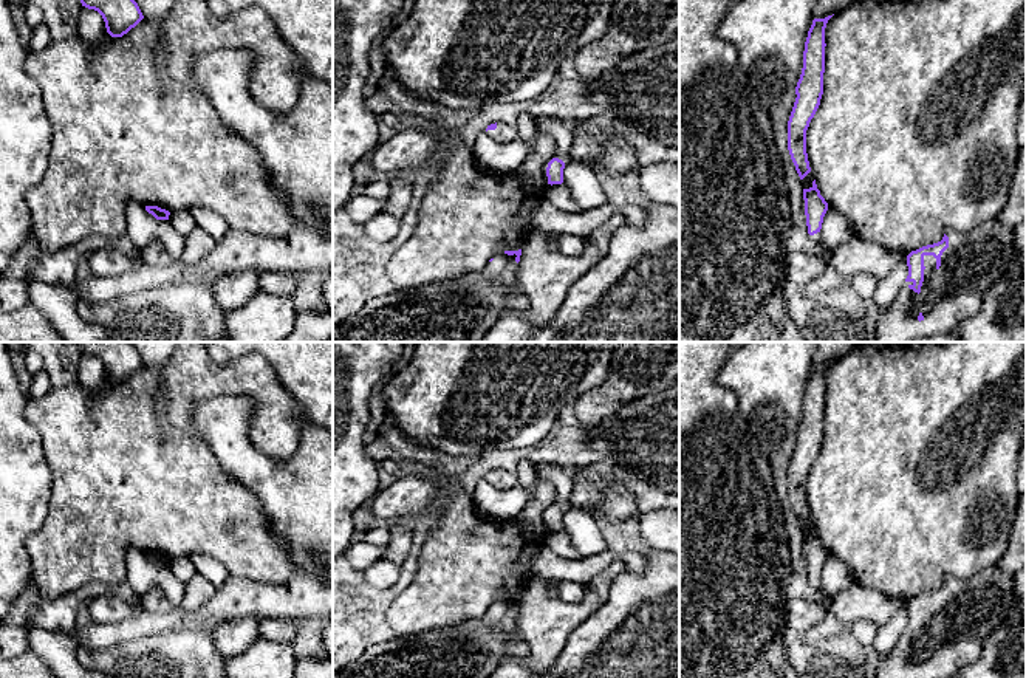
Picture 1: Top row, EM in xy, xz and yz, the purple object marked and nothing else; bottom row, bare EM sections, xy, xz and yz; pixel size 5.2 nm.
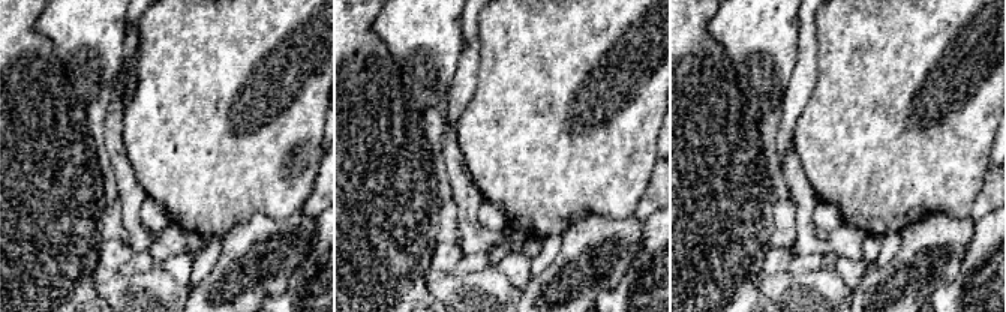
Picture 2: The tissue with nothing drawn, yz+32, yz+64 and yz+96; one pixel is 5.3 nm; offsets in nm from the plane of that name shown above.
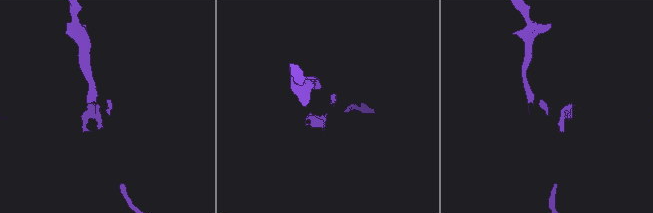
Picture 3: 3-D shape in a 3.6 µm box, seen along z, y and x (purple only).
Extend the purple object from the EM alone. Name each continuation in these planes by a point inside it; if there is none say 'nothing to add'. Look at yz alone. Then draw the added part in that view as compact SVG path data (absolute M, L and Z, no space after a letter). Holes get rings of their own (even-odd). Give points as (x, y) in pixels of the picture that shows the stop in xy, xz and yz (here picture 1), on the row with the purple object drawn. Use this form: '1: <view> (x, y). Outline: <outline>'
1: yz (975, 260). Outline: M997 218L986 220L966 232L947 231L949 248L941 255L941 266L936 266L933 255L924 255L924 282L921 293L915 293L905 282L894 302L879 310L874 330L877 342L913 342L921 337L955 334L959 322L976 314L983 296L1001 280L1017 255L1014 243L1014 226L1004 226Z

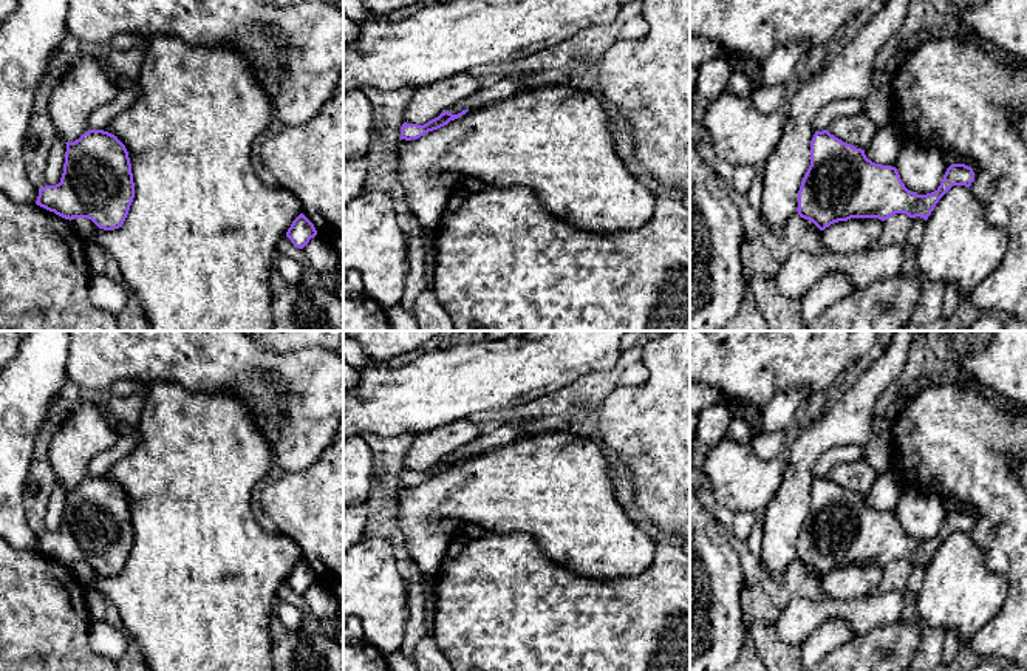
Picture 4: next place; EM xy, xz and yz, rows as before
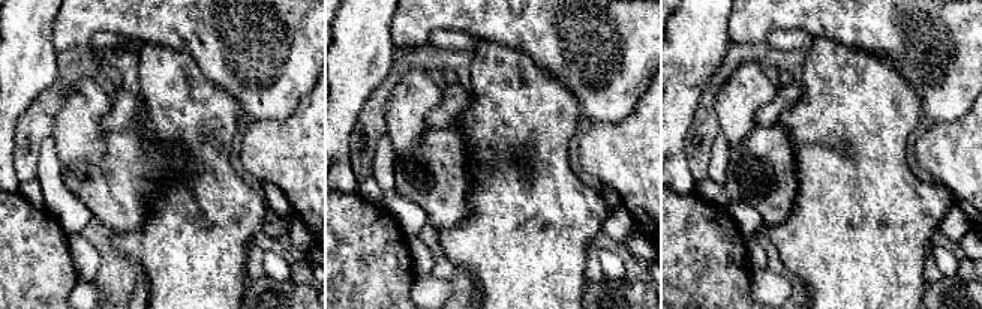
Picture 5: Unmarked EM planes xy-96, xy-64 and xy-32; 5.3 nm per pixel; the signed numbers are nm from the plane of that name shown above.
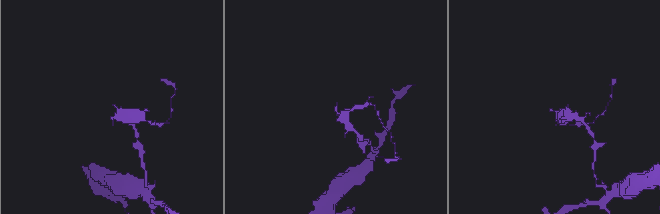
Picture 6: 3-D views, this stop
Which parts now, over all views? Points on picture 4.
nothing to add

